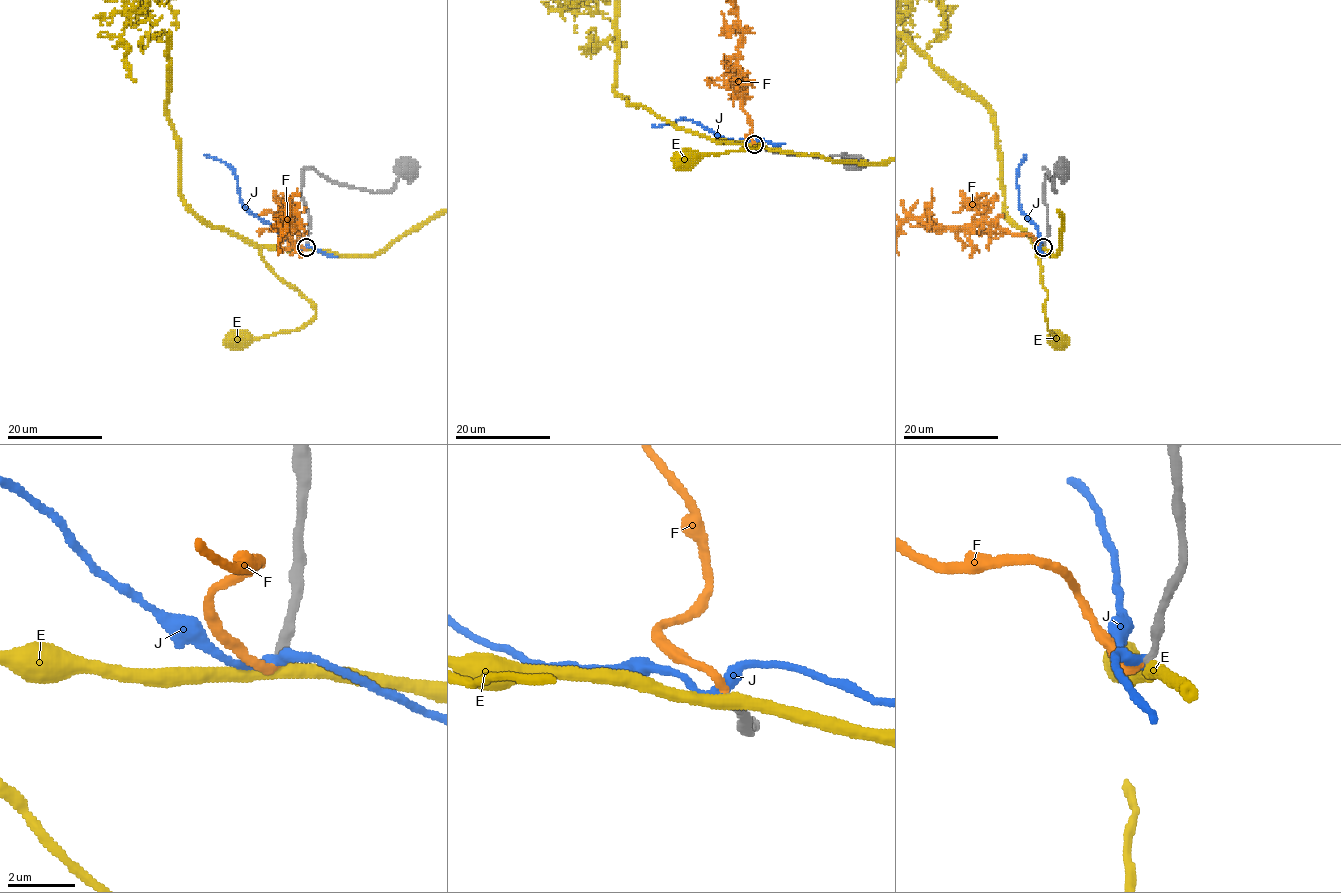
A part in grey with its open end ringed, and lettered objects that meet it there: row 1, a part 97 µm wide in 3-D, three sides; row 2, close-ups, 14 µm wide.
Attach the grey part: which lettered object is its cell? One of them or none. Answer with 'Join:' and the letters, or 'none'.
Join: F

